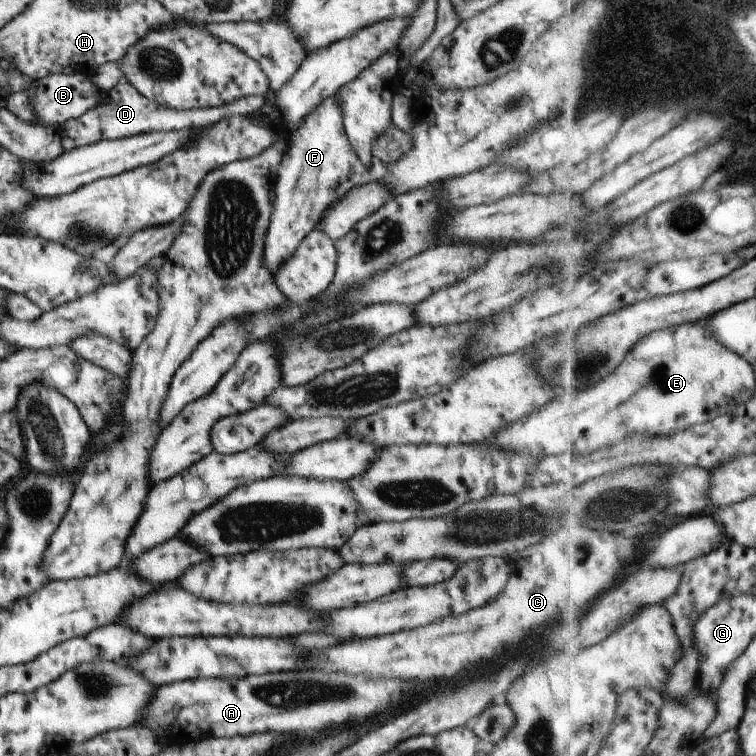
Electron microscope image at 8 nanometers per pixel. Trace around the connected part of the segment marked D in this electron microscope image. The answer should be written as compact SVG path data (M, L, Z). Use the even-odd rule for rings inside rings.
M121 80L106 92L104 100L97 104L95 108L89 108L89 111L81 114L79 118L67 120L67 122L61 124L59 129L61 148L63 148L63 151L69 151L101 140L118 140L152 131L182 130L183 128L203 129L217 124L225 116L253 116L256 111L259 112L264 102L268 101L269 96L249 96L240 100L233 100L233 102L219 107L173 110L173 108L160 106L149 97L141 96L129 82Z

